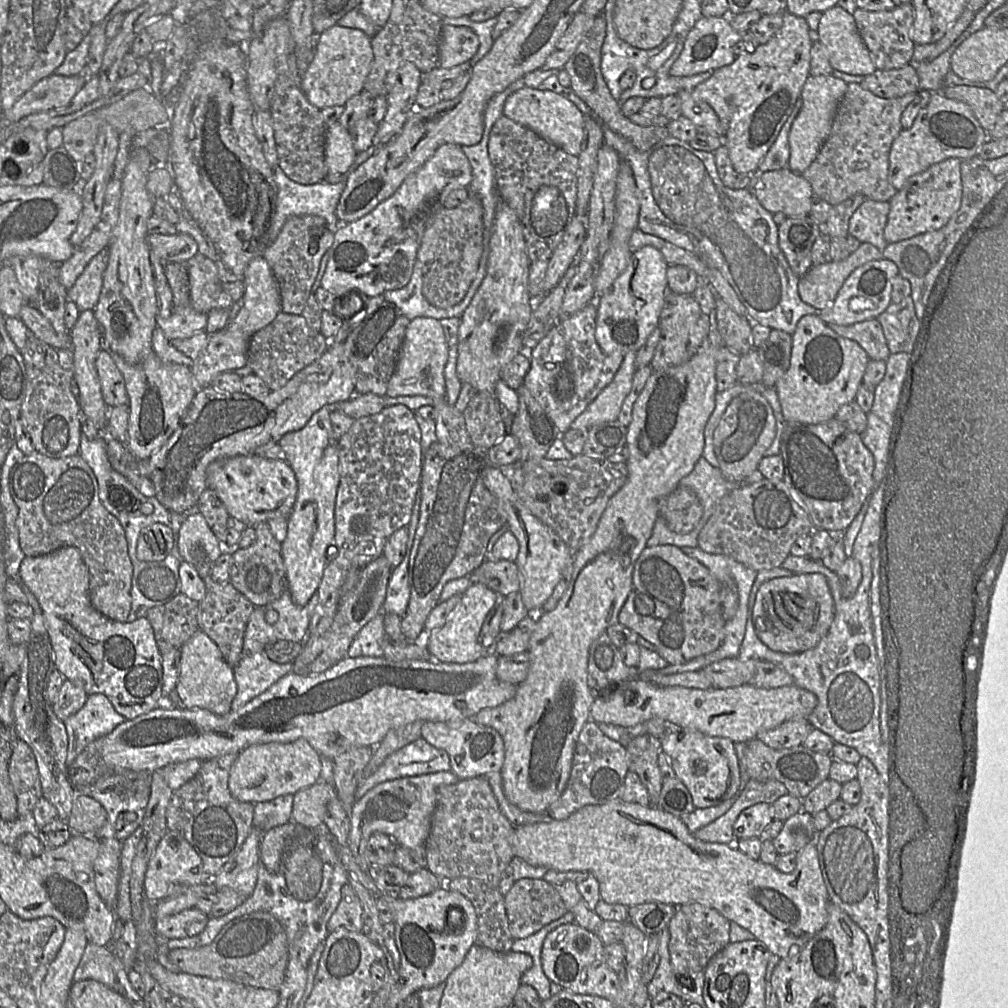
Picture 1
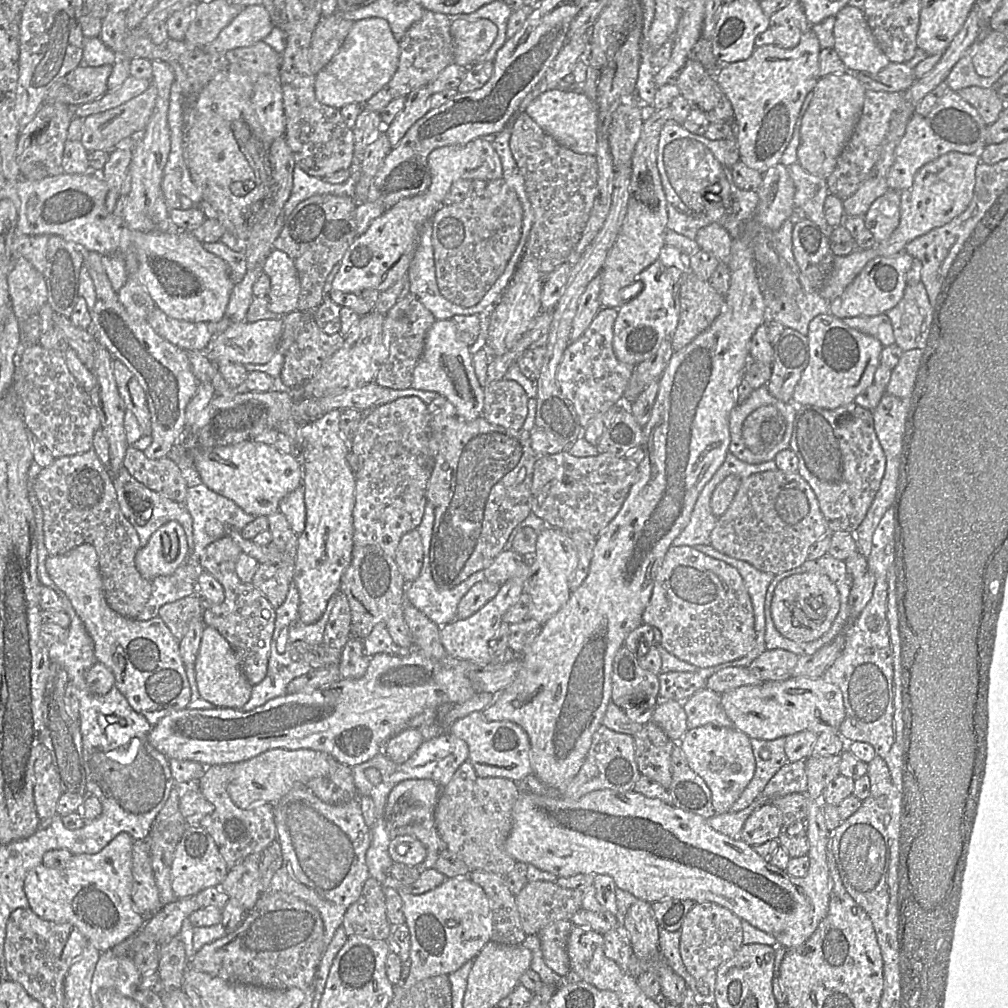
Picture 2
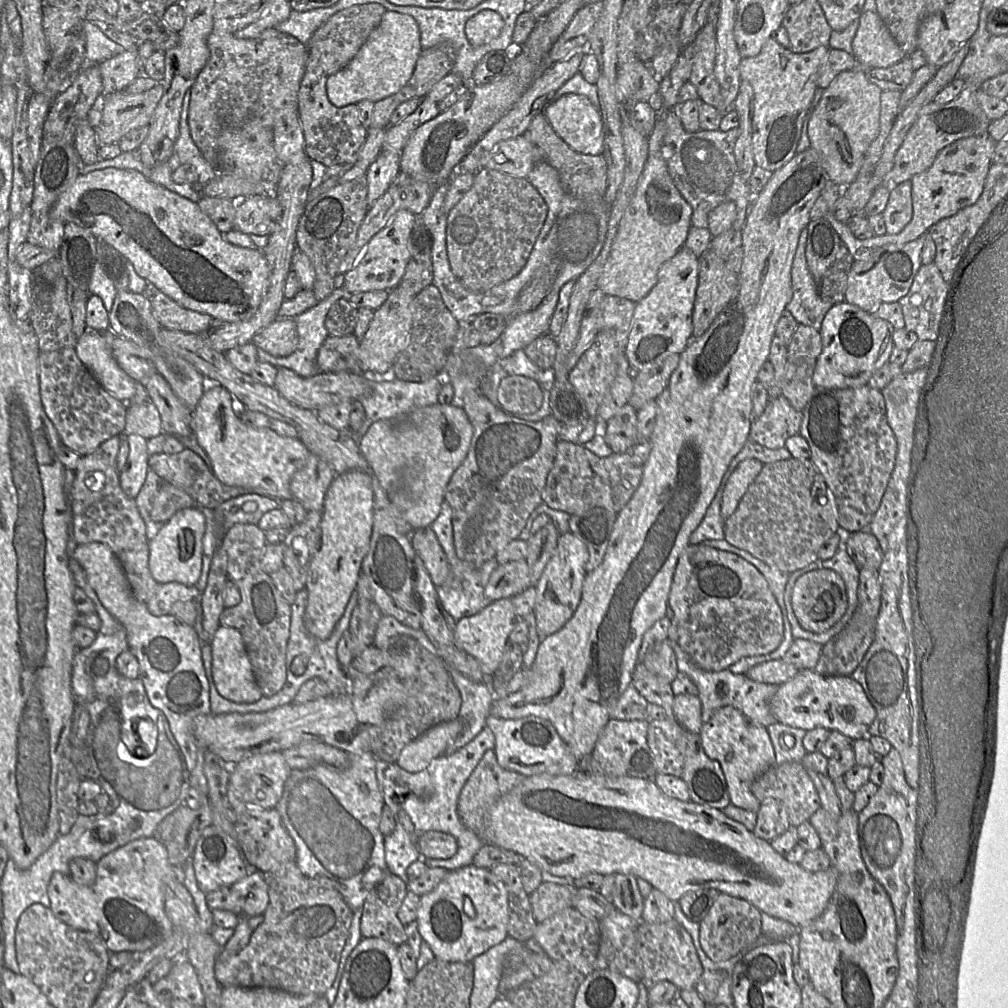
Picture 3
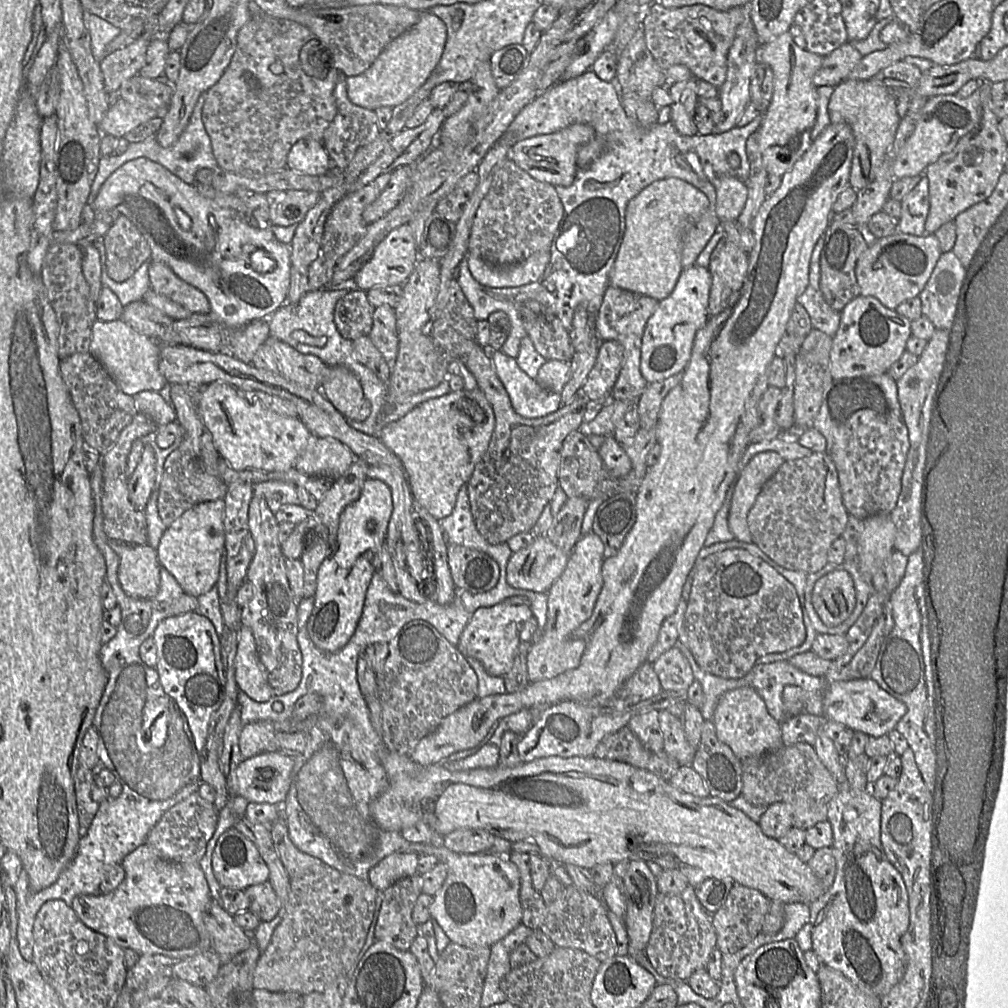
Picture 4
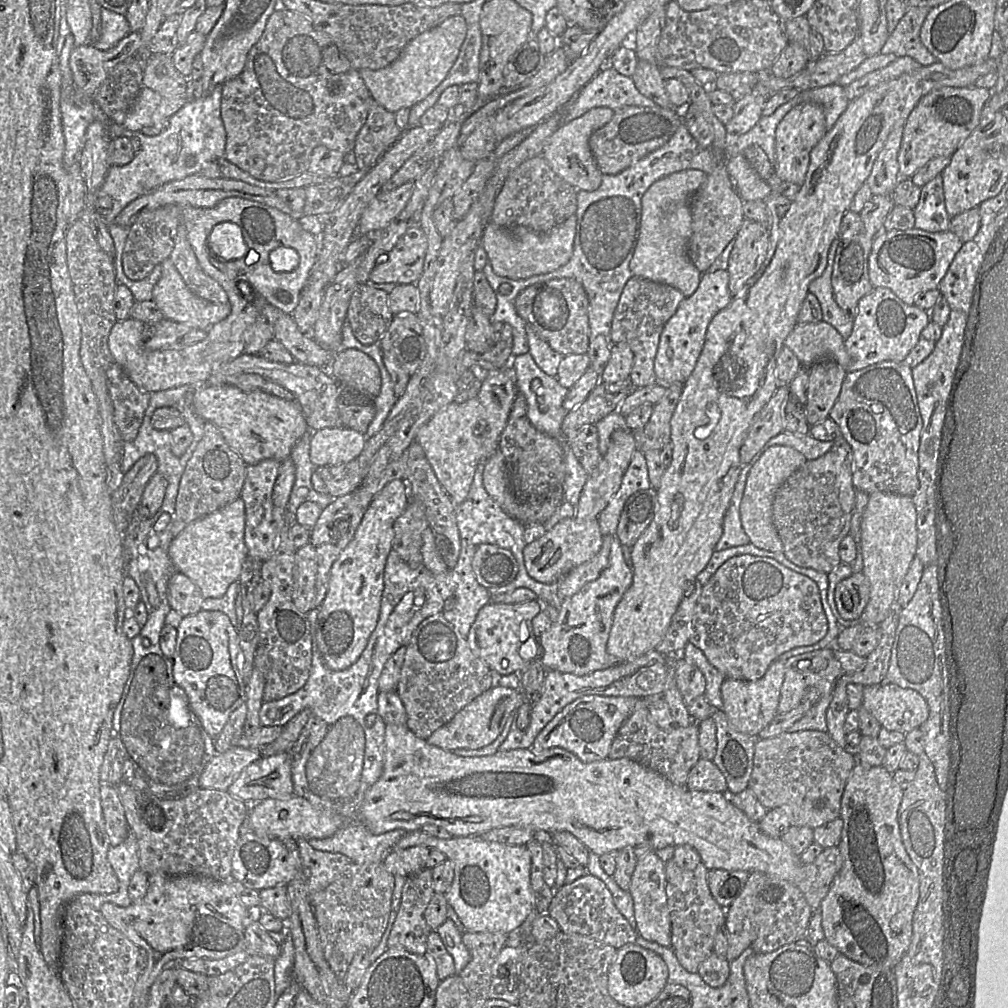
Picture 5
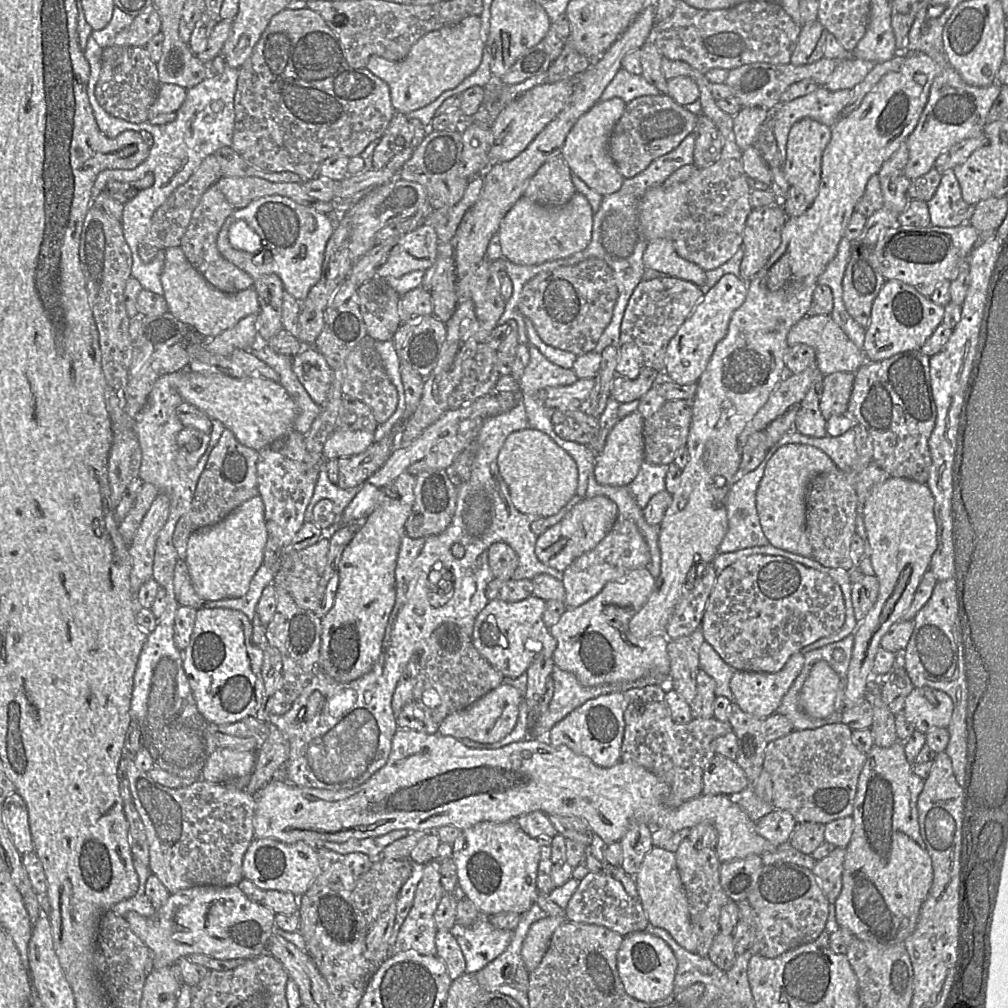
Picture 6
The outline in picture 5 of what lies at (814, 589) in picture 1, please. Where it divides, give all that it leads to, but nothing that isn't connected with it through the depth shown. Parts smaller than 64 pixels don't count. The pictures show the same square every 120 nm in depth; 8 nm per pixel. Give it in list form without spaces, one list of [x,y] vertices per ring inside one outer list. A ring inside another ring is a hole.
[[[854,572],[835,586],[833,600],[837,618],[845,621],[859,619],[869,598],[869,580],[862,573]]]

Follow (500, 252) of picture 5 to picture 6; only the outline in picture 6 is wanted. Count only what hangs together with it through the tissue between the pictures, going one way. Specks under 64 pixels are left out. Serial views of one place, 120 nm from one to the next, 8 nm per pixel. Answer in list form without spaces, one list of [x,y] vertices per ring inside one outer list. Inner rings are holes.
[[[576,192],[565,205],[550,207],[521,198],[506,214],[498,231],[503,257],[516,265],[538,265],[567,258],[589,245],[594,210],[587,198]]]

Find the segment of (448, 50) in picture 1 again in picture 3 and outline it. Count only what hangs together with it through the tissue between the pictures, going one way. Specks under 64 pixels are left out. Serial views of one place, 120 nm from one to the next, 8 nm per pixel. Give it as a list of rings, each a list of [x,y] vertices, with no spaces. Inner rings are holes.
[[[483,10],[468,19],[465,35],[473,46],[481,46],[496,38],[502,31],[504,22],[500,14],[493,10]]]

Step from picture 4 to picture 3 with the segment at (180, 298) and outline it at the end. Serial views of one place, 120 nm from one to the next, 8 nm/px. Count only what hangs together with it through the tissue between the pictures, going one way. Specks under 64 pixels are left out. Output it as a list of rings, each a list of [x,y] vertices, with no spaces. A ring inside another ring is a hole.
[[[154,286],[150,302],[153,317],[160,327],[170,330],[200,335],[212,320],[208,314],[182,307]]]

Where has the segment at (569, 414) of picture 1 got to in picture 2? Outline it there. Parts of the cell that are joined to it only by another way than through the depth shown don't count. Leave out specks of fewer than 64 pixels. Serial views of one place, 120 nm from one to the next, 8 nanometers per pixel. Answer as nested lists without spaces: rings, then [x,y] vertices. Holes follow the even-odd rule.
[[[602,307],[587,330],[565,349],[557,368],[556,379],[560,389],[573,402],[583,428],[621,402],[633,372],[633,367],[620,361],[613,350],[613,326],[617,314],[614,308]]]

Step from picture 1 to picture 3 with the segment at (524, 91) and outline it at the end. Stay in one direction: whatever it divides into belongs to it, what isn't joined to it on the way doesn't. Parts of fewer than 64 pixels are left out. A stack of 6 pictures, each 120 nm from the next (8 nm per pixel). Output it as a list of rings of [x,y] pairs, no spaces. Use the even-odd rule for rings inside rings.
[[[578,94],[564,95],[550,101],[542,114],[572,150],[587,155],[602,154],[602,117],[587,97]]]

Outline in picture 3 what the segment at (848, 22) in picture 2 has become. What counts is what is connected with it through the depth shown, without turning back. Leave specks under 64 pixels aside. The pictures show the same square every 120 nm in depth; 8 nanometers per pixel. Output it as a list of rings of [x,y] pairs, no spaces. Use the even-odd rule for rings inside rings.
[[[863,11],[858,19],[852,54],[867,69],[886,68],[905,58],[879,15],[870,11]]]

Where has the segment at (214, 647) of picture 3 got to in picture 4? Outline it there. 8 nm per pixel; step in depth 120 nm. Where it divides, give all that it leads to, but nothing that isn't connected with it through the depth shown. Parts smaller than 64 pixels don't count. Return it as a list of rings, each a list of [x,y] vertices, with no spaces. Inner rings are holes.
[[[245,625],[237,631],[237,641],[234,676],[238,689],[254,701],[268,701],[273,691],[267,671],[259,659],[253,633]]]

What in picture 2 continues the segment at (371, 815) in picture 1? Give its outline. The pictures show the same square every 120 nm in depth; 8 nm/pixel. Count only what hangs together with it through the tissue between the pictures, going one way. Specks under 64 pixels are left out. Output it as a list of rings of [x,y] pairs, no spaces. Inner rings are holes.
[[[428,779],[405,780],[390,791],[383,814],[387,830],[435,819],[440,786]]]

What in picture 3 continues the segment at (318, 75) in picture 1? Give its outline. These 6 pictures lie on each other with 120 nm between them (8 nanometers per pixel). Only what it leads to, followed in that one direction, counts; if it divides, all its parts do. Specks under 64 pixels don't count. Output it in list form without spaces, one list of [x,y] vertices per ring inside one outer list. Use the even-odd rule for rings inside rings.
[[[387,11],[349,64],[327,77],[328,99],[343,107],[365,100],[376,102],[398,92],[411,78],[422,50],[416,20],[408,14]]]

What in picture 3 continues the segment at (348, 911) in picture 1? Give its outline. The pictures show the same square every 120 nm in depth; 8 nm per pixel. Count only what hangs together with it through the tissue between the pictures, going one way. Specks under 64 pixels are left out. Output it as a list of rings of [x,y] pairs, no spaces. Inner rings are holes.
[[[387,873],[364,901],[360,917],[360,933],[364,938],[379,938],[395,947],[407,941],[405,925],[398,918],[398,910],[408,893],[408,881]]]

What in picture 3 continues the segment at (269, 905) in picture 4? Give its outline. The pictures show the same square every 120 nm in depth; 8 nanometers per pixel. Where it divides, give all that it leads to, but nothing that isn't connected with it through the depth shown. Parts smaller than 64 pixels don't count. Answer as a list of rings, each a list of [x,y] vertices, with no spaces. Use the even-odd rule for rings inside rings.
[[[253,870],[229,888],[243,898],[243,914],[245,916],[263,915],[269,903],[269,894],[261,871]]]

